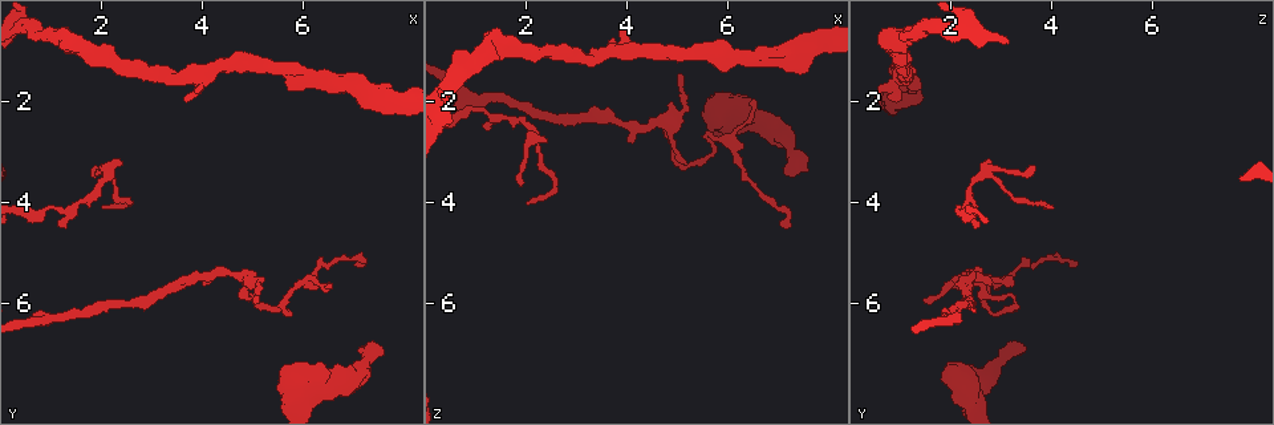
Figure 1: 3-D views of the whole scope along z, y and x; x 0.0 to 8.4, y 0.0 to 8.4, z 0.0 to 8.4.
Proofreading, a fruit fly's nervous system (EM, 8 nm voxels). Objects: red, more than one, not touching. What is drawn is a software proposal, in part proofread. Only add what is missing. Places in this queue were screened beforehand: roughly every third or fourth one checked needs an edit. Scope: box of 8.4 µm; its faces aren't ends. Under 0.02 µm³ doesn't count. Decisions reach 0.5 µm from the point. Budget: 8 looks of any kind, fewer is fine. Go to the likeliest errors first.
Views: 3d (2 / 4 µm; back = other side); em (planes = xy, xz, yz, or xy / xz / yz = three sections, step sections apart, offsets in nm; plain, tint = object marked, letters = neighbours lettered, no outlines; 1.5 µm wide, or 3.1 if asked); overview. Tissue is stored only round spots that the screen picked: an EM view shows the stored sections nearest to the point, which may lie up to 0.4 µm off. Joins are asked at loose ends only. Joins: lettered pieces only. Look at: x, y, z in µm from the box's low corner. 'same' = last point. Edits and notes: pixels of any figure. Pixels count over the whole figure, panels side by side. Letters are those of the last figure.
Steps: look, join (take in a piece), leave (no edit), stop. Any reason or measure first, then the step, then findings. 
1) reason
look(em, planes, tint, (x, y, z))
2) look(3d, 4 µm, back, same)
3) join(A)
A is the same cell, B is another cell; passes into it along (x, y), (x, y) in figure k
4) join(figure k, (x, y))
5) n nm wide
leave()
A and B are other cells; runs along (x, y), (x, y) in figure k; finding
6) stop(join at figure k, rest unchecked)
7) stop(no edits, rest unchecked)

an open end
look(3d, 2 µm, (7.20, 6.90, 3.45))

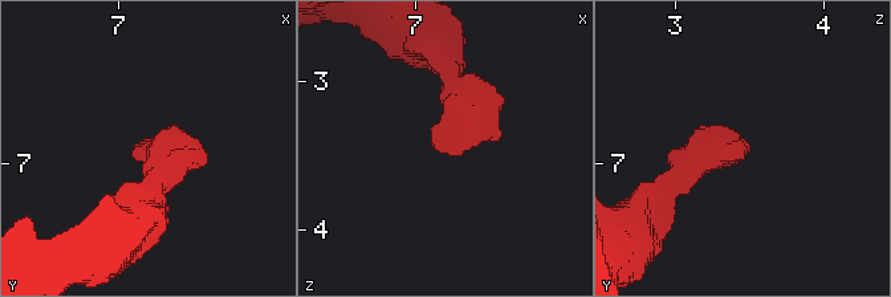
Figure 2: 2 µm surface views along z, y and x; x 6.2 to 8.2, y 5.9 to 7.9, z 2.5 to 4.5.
need the tissue
look(em, xz, step 8, letters, (7.22, 6.88, 3.48))

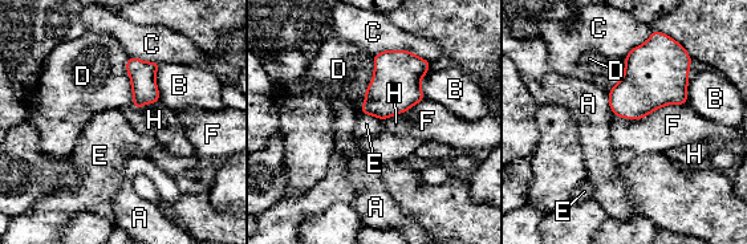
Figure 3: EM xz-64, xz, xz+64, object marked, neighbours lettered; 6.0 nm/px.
C touches over 460 nm
leave()
A, B, C, D, E, F and H are other cells; border along (360, 112), (376, 116), (381, 121) in figure 3; no lettered piece goes on from it

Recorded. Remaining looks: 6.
look(3d, 4 µm, (3.90, 1.80, 0.60))

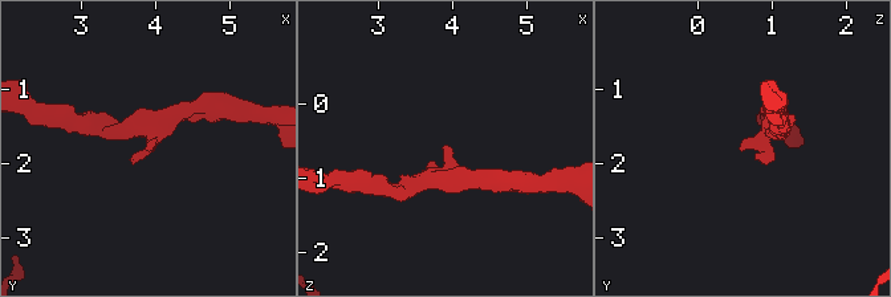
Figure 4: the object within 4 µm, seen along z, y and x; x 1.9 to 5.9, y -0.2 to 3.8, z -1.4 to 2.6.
now the EM
look(em, yz, step 4, letters, (3.90, 1.90, 0.60))

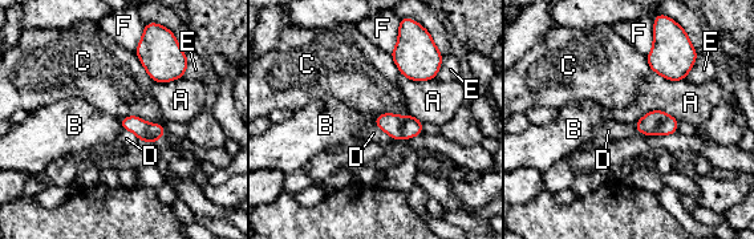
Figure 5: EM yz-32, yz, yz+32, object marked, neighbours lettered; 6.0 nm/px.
look(em, planes, letters, same)

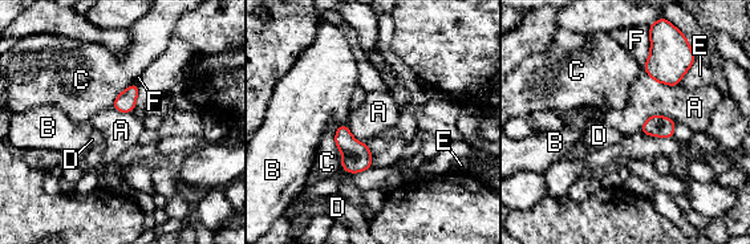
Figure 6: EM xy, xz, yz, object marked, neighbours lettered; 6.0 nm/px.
leave()
A, B, C, D, E and F are other cells; border along (676, 122), (652, 114), (639, 130) in figure 6; none of them fits

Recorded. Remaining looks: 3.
an open end
look(3d, 4 µm, back, (1.85, 3.30, 3.65))

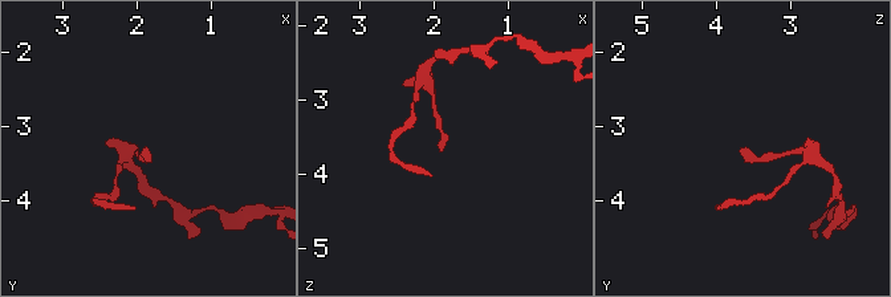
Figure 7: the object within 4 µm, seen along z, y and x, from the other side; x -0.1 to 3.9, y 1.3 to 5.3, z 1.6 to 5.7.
now the EM
look(em, planes, letters, (1.90, 3.30, 3.65))

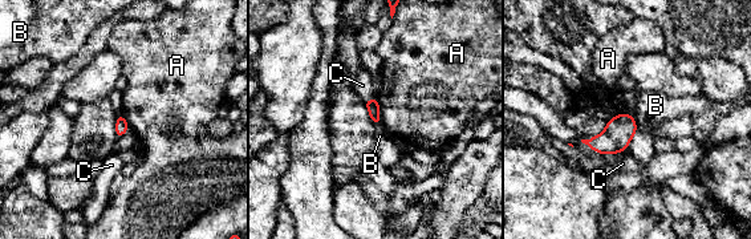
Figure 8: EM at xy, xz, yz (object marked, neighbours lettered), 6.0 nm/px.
C touches over 260 nm
leave()
A, B and C are other cells; border along (376, 97), (381, 124) in figure 8; no lettered piece goes on from it

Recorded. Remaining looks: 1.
stop(no edits, rest unchecked)

